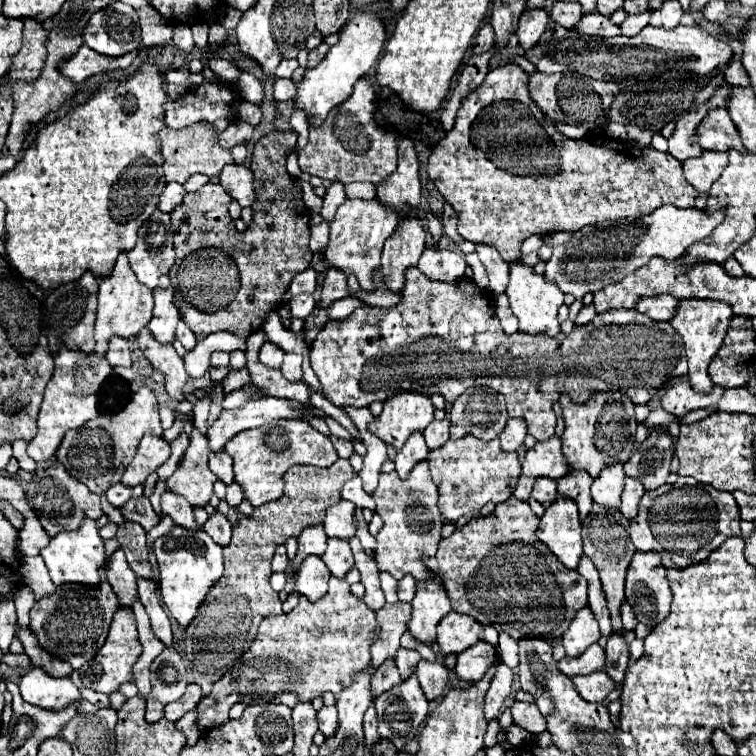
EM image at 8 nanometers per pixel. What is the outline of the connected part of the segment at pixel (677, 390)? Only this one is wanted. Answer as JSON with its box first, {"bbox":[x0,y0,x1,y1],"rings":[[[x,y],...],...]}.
{"bbox":[661,382,725,418],"rings":[[[679,382],[673,388],[669,388],[663,398],[661,398],[661,406],[667,414],[681,418],[691,410],[699,410],[699,408],[715,408],[721,394],[725,390],[715,386],[711,394],[699,394],[695,390],[691,390],[691,386],[687,386],[687,382]]]}

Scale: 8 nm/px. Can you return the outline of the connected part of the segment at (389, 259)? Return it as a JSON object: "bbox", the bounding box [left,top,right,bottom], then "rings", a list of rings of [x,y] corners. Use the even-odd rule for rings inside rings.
{"bbox":[381,218,425,292],"rings":[[[407,218],[407,222],[399,222],[397,232],[385,242],[383,256],[381,256],[381,268],[383,268],[383,278],[385,286],[391,292],[401,292],[405,288],[405,270],[417,266],[419,256],[425,250],[425,230],[417,218]]]}

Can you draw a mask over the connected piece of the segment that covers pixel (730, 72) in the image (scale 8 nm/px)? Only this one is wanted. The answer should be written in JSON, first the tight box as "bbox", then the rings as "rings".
{"bbox":[723,60,749,86],"rings":[[[731,60],[727,64],[727,68],[723,70],[723,78],[725,78],[725,82],[729,82],[733,86],[749,86],[747,72],[743,70],[743,64],[739,60]]]}

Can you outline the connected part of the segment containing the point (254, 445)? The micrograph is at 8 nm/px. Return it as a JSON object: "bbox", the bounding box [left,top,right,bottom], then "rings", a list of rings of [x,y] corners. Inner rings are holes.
{"bbox":[225,420,339,506],"rings":[[[279,420],[279,422],[271,422],[271,426],[239,432],[235,438],[231,438],[231,442],[227,442],[225,450],[235,460],[235,466],[233,466],[235,482],[243,488],[245,498],[253,506],[263,506],[283,496],[281,478],[291,466],[311,464],[311,466],[327,468],[339,458],[331,440],[319,434],[305,420]]]}

